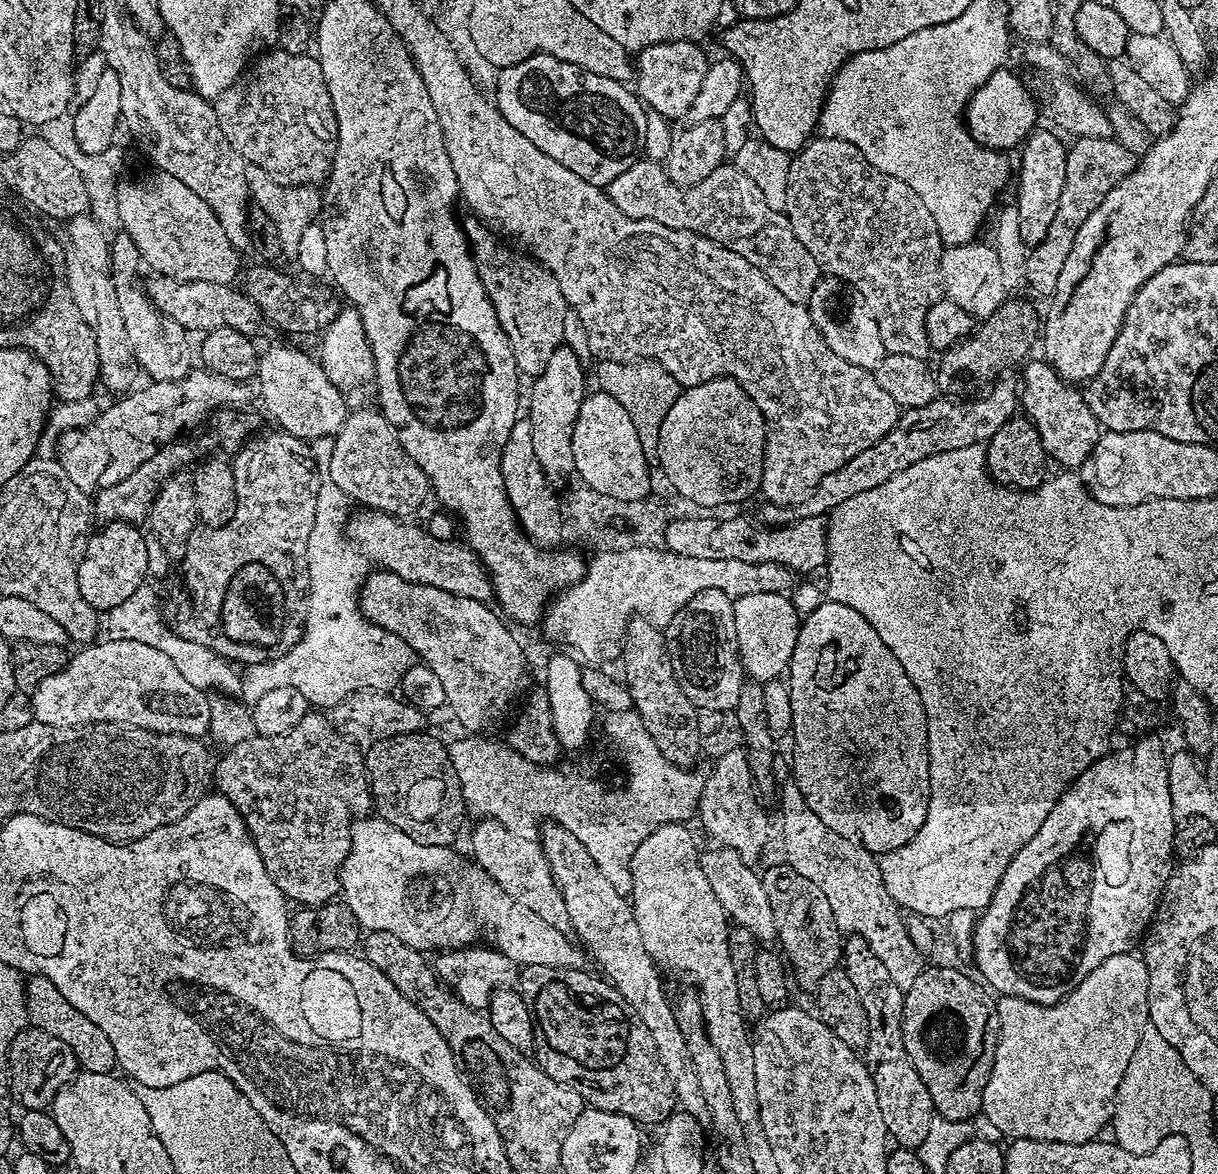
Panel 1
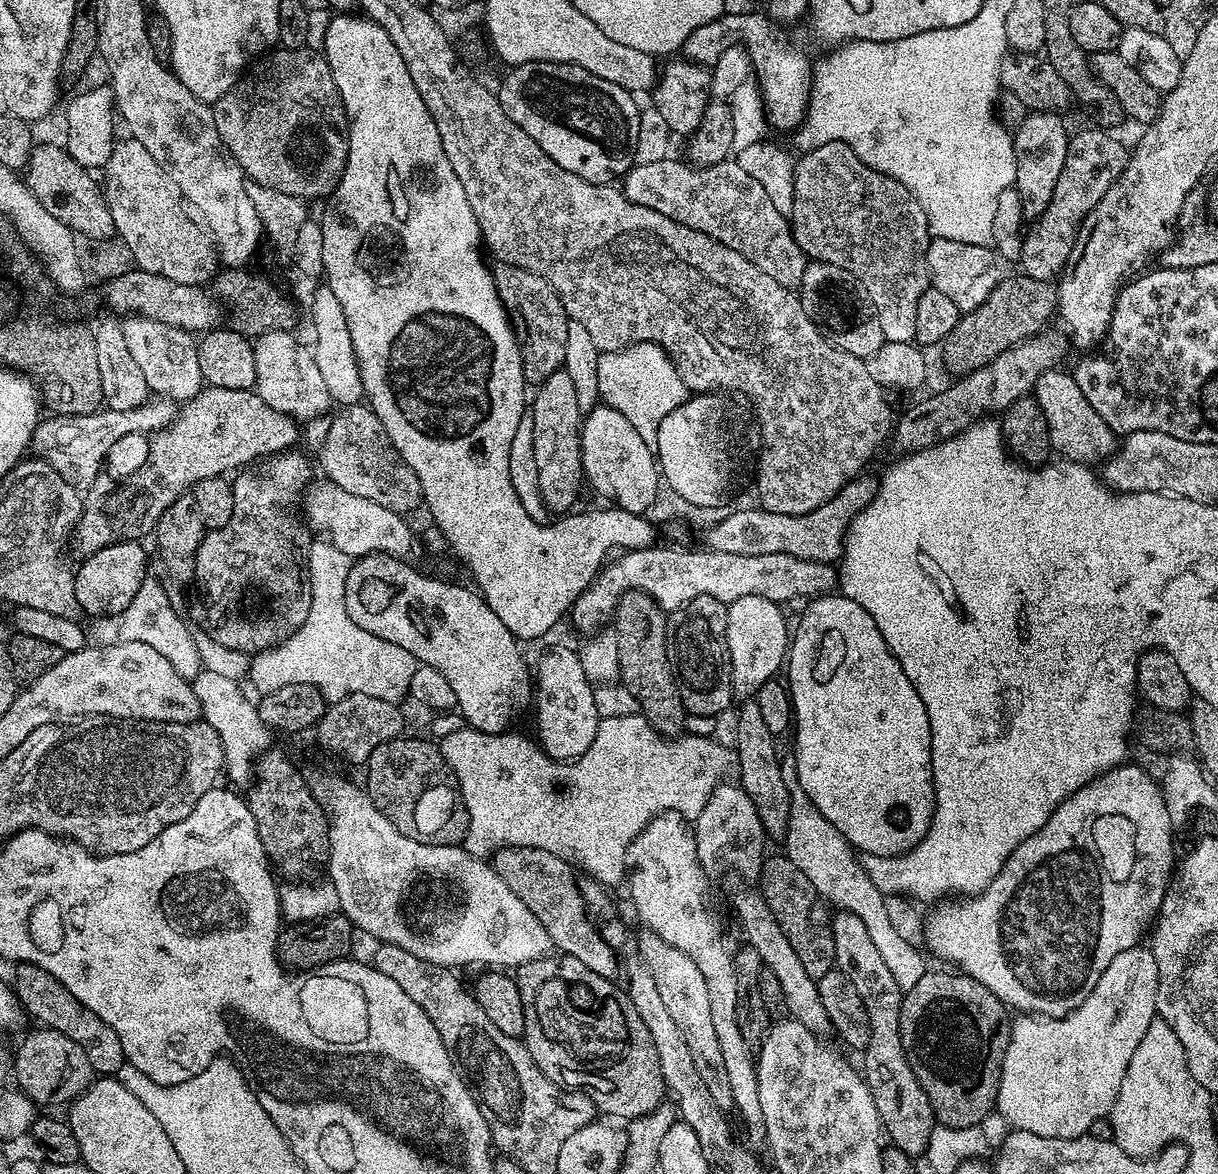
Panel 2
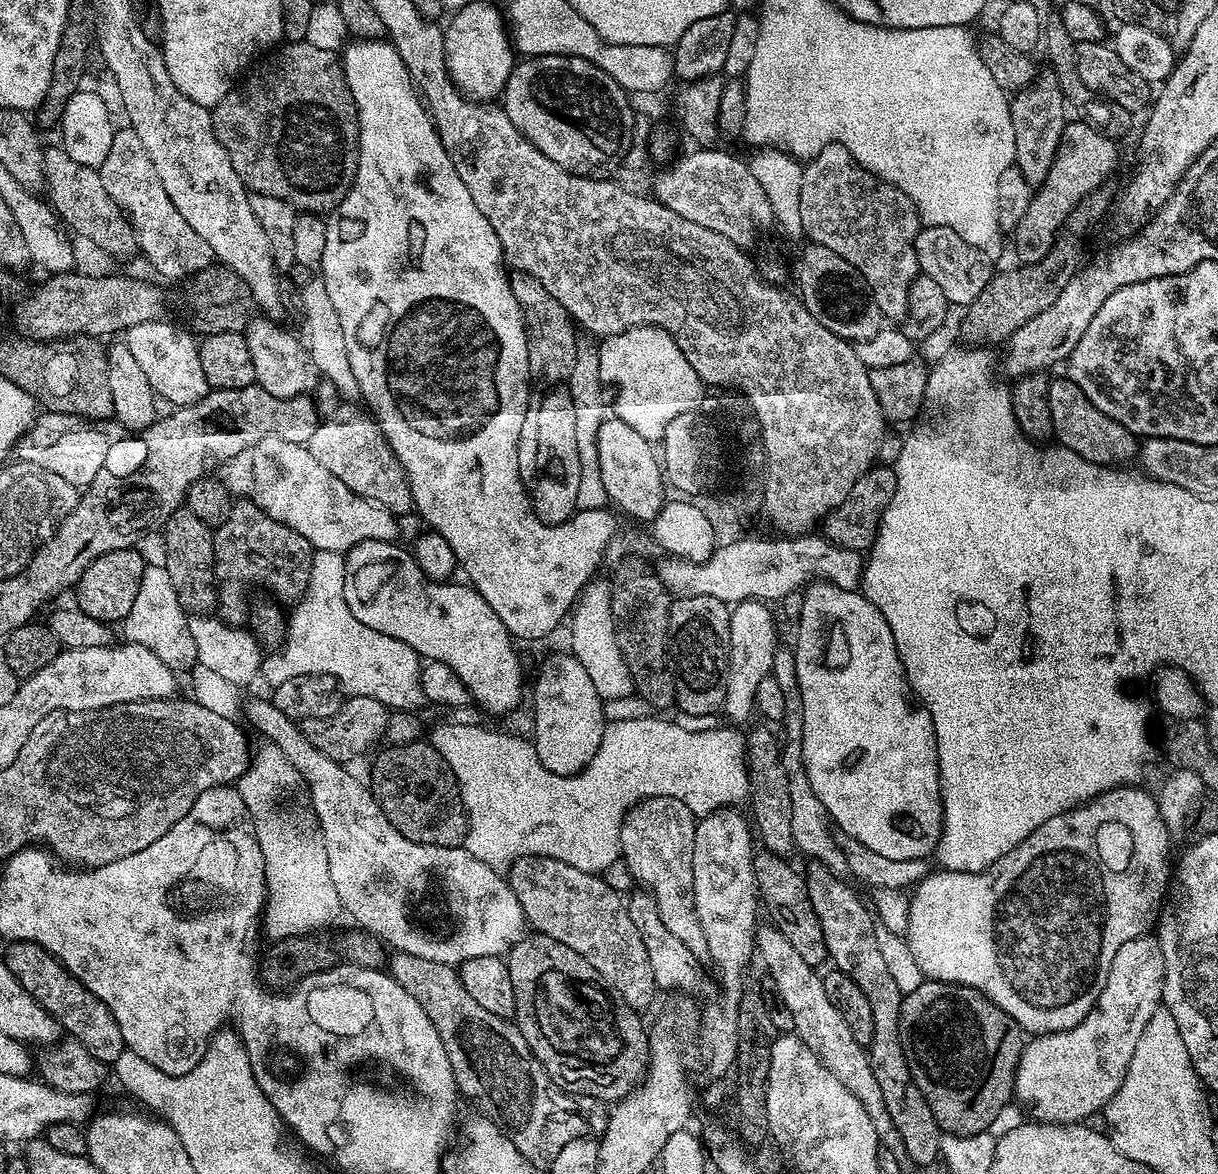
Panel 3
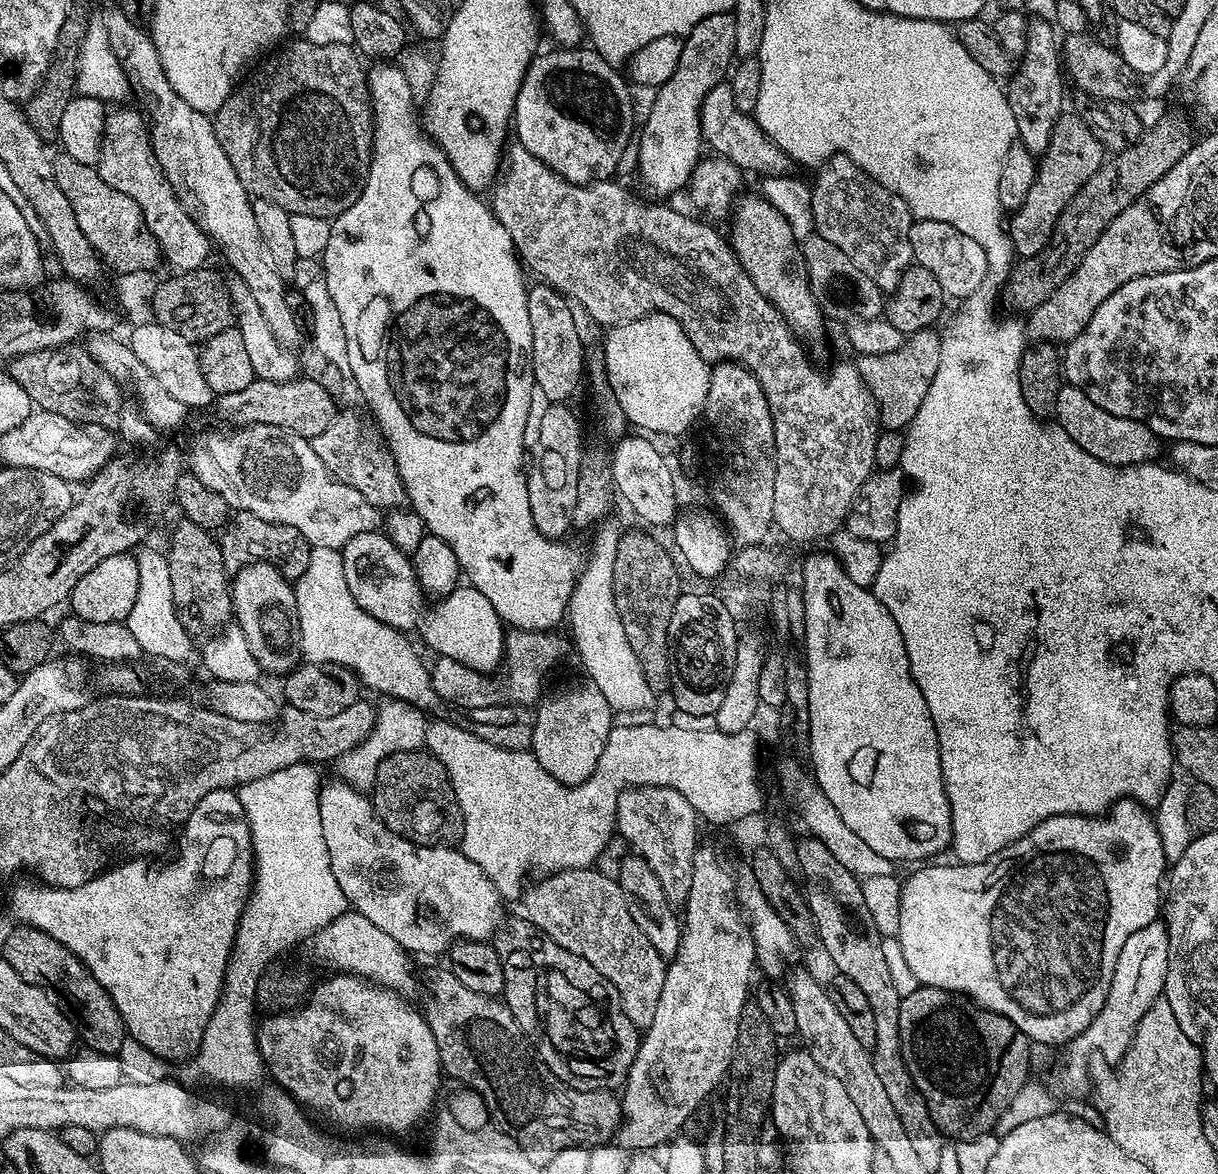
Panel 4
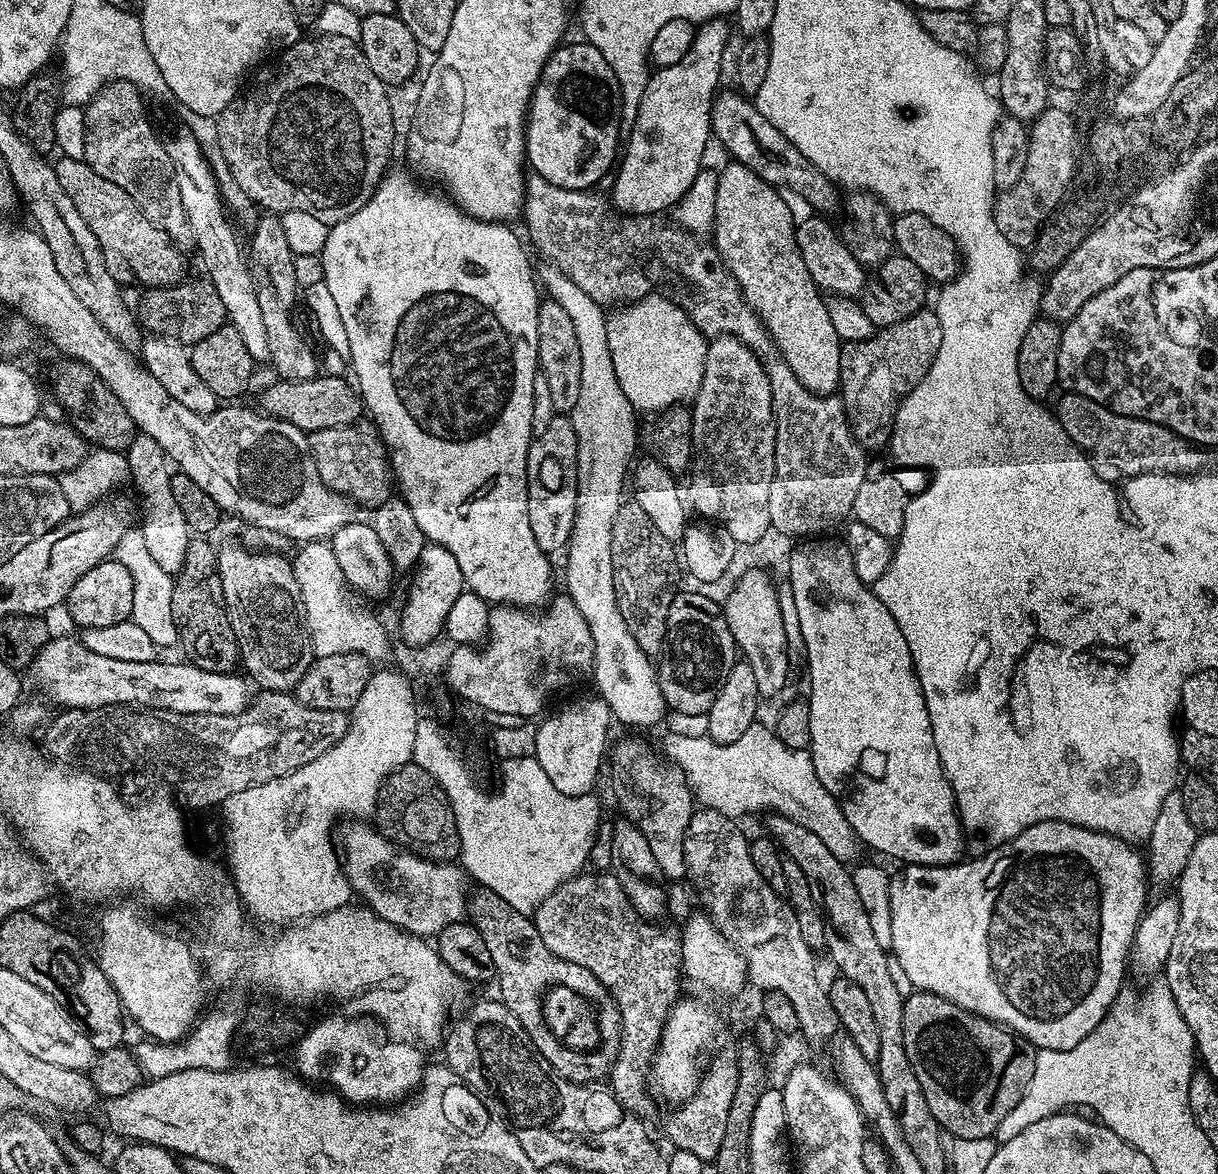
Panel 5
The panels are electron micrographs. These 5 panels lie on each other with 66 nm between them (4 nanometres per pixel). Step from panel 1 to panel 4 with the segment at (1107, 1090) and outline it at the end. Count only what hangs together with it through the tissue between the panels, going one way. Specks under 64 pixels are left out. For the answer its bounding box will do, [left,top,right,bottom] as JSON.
[1056,922,1170,1096]

